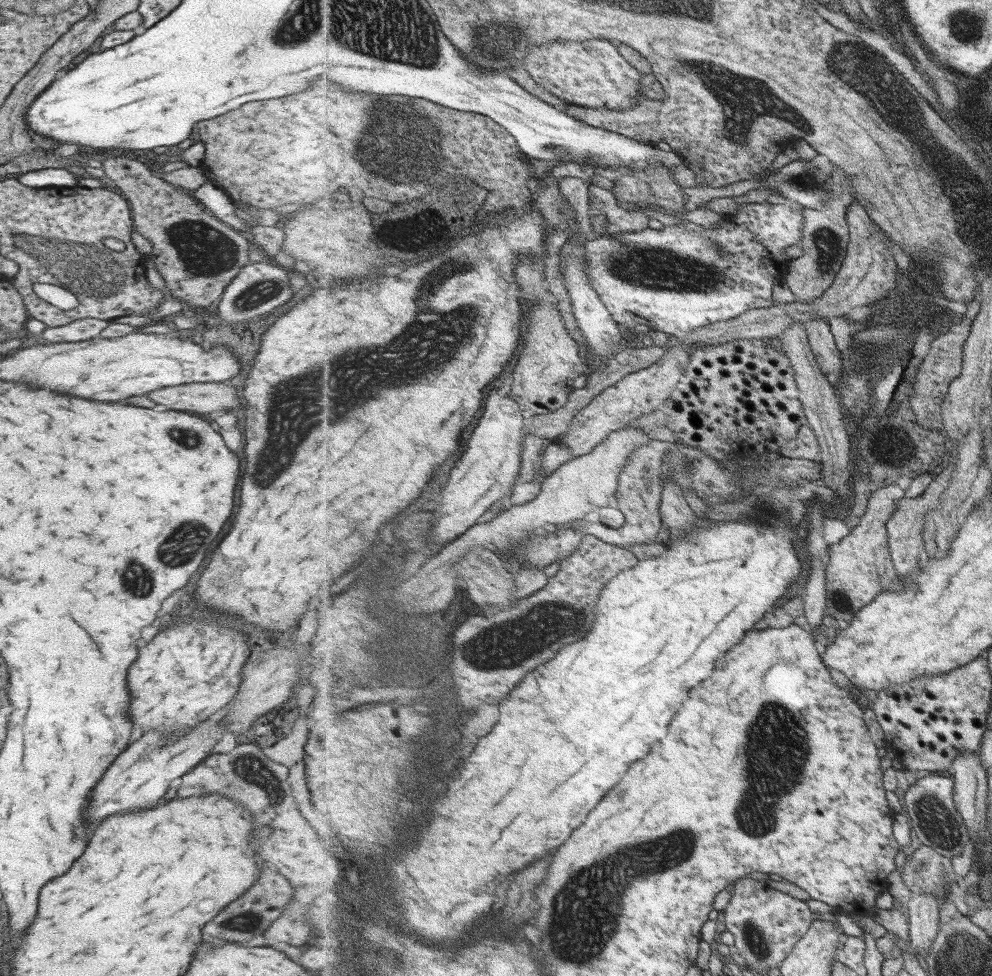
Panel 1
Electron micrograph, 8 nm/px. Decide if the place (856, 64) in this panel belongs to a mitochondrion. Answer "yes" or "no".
yes

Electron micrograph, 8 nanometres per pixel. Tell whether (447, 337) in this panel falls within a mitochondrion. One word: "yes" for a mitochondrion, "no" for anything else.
yes

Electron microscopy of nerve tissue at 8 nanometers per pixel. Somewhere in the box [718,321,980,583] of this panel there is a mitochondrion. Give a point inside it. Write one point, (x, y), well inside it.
(906, 451)

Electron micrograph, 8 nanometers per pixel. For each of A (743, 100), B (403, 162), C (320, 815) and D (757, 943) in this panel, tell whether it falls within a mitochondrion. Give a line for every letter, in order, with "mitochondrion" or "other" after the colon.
A: mitochondrion
B: mitochondrion
C: other
D: mitochondrion

